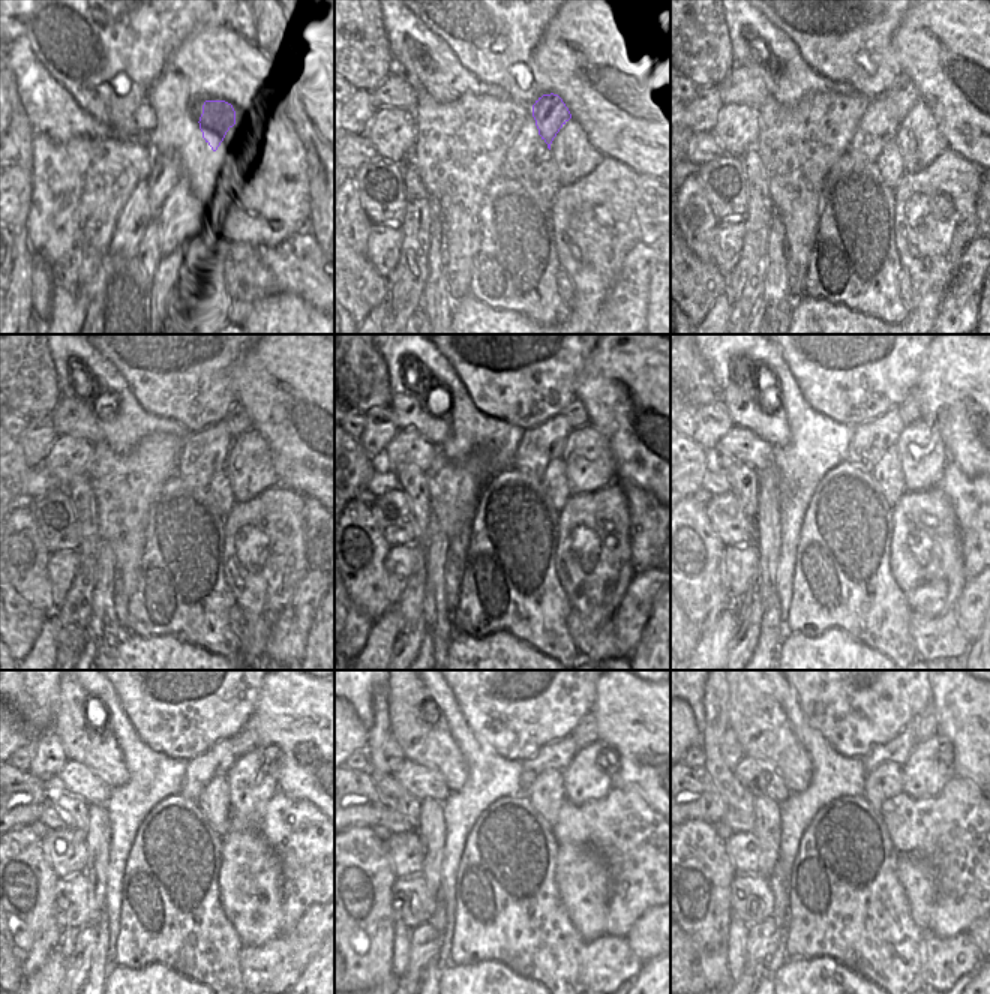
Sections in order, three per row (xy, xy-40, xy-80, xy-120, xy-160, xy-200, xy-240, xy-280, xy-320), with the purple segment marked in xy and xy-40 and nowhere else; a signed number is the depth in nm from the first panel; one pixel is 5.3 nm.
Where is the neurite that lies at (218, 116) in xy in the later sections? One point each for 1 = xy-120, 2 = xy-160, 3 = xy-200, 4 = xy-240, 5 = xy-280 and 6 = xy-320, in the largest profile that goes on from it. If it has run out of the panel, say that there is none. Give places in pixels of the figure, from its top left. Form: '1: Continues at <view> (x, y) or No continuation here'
1: Continues at xy-120 (237, 422)
2: Continues at xy-160 (575, 414)
3: Continues at xy-200 (909, 411)
4: Continues at xy-240 (245, 741)
5: Continues at xy-280 (585, 733)
6: Continues at xy-320 (924, 726).

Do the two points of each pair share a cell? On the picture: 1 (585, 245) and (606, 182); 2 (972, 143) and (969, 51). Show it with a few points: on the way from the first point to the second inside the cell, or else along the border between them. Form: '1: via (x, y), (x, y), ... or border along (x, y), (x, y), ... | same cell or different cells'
1: via (594, 230), (596, 213), (606, 197) | same cell
2: via (972, 120), (972, 107), (950, 78), (956, 72) | same cell

